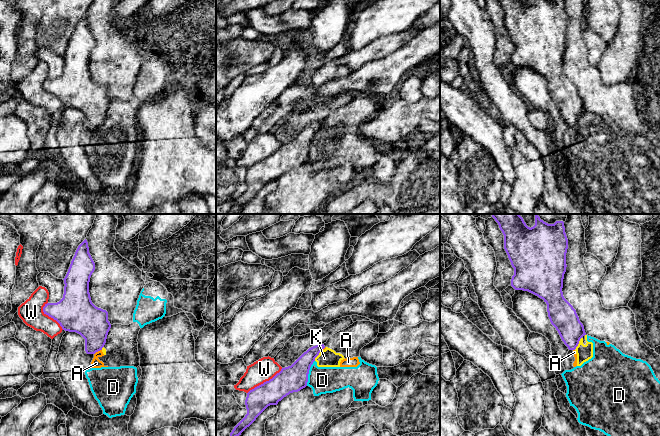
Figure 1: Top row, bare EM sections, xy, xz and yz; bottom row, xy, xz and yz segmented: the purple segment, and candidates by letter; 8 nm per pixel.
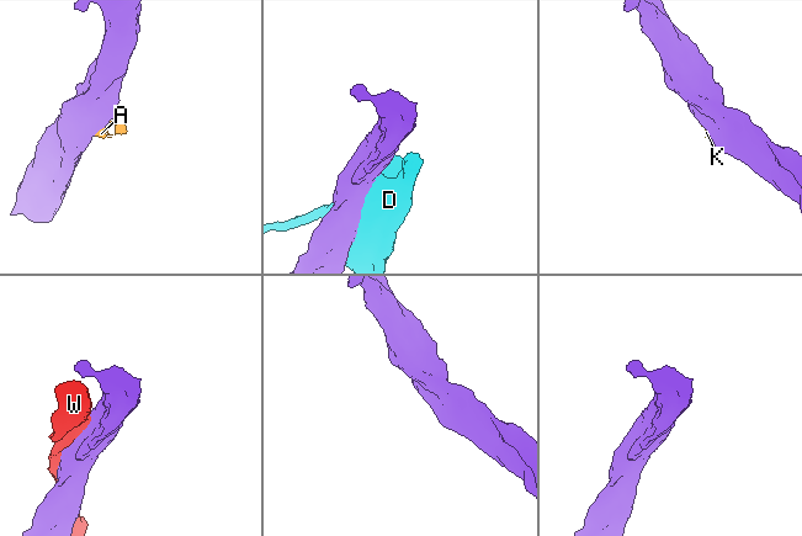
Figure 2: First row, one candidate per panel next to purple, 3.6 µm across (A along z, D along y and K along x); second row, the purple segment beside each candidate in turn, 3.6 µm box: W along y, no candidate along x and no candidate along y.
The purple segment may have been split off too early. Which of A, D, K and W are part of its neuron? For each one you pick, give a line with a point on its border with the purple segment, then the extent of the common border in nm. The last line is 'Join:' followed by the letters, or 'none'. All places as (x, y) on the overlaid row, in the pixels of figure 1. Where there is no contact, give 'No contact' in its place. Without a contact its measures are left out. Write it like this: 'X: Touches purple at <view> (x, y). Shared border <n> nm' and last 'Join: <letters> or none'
Join: none

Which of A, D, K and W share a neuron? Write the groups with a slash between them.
A D K / W

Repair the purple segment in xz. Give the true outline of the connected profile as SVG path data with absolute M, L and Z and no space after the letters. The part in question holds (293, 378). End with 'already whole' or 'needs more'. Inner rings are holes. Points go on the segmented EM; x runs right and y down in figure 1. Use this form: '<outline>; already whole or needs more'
M316 345L304 352L291 366L282 368L272 379L247 393L247 414L234 427L230 436L239 436L270 405L277 405L284 397L307 386L308 374L315 358L325 348Z; already whole

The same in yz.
M492 214L504 235L504 249L508 255L514 275L511 286L515 290L528 291L547 304L548 317L569 350L575 350L580 339L586 335L576 310L564 298L562 288L566 272L568 239L563 221L548 224L535 214L535 225L528 227L519 214Z; already whole

